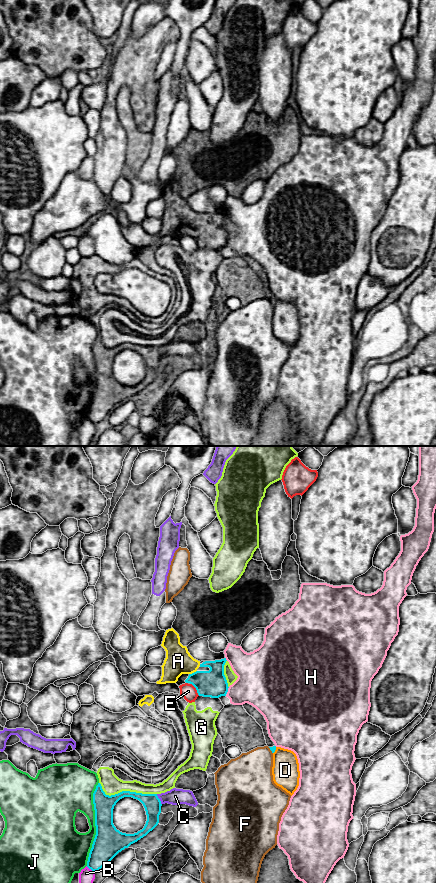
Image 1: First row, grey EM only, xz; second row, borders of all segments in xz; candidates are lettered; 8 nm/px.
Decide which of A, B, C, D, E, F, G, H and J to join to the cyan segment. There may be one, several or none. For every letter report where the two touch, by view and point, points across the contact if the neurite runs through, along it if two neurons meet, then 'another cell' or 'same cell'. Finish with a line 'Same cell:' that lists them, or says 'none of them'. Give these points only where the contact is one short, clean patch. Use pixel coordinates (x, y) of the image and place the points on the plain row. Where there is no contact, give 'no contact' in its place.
A: contact xz (192, 225); same cell
B: contact xz (90, 420); another cell
C: contact xz (159, 351); another cell
D: contact xz (275, 301); another cell
E: contact xz (196, 241); another cell
F: contact xz (270, 301); another cell
G: contact xz (125, 343); another cell
H: contact xz (227, 243); another cell
J: contact xz (95, 376); another cell
Same cell: A

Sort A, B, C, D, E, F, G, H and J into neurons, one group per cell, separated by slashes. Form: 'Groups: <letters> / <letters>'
Groups: A / B / C / D / E / F / G / H / J

